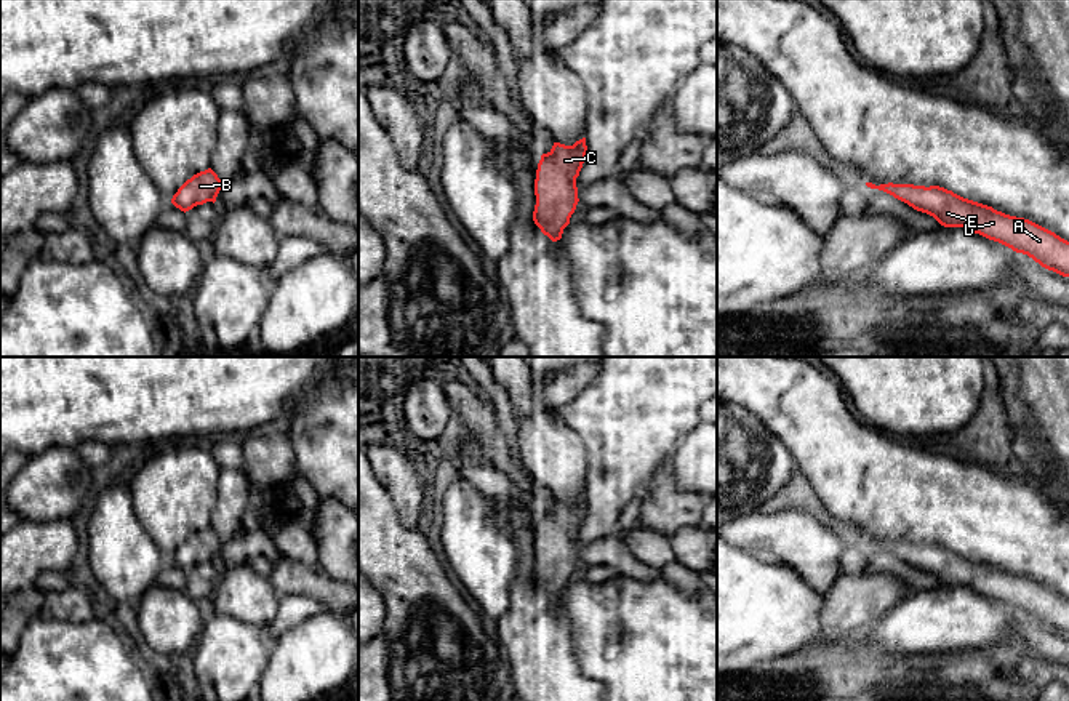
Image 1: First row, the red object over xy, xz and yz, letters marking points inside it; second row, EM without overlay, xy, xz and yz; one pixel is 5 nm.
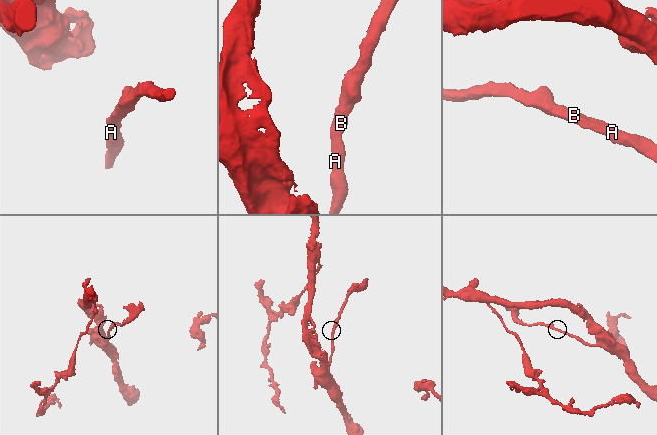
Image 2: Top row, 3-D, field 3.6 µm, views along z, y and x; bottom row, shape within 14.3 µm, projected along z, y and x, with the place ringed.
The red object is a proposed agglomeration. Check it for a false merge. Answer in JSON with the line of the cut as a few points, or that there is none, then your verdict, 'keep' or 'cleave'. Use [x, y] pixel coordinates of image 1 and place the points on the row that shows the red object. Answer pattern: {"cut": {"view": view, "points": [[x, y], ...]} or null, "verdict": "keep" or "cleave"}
{"cut": null, "verdict": "keep"}

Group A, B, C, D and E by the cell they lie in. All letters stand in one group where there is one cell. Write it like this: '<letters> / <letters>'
A B C D E

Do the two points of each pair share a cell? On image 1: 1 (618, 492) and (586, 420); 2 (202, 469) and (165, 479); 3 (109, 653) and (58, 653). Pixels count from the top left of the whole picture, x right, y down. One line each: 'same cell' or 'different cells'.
1: same cell
2: same cell
3: same cell

